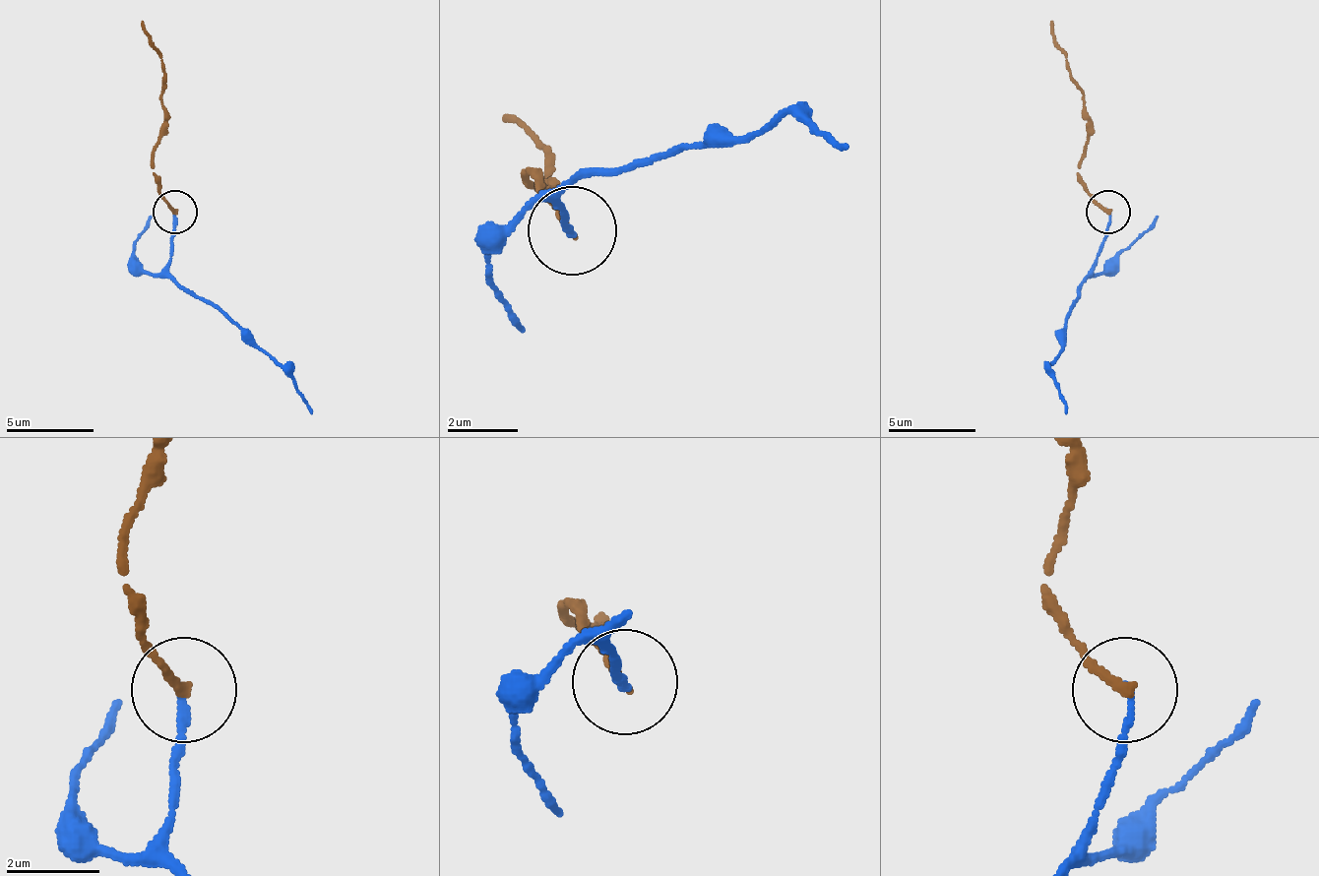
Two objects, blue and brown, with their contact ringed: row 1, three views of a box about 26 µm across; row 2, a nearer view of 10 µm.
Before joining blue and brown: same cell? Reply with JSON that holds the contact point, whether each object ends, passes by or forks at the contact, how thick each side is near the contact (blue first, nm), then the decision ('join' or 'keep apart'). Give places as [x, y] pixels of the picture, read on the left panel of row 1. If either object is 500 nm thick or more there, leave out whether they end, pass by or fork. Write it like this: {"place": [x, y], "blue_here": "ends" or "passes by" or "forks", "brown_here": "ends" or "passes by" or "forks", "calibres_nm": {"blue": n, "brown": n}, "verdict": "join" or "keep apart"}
{"place": [175, 212], "blue_here": "ends", "brown_here": "ends", "calibres_nm": {"blue": 130, "brown": 190}, "verdict": "keep apart"}

